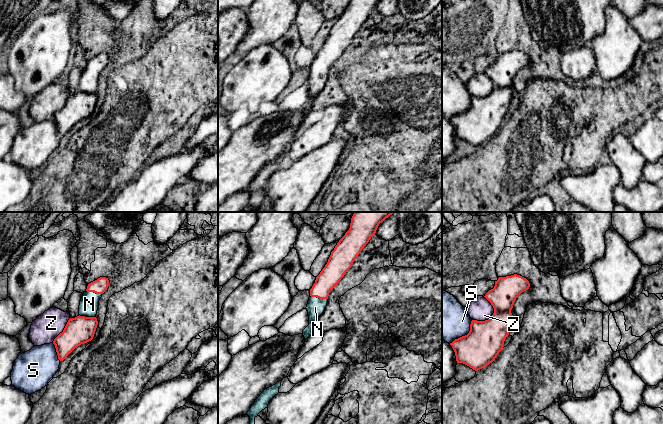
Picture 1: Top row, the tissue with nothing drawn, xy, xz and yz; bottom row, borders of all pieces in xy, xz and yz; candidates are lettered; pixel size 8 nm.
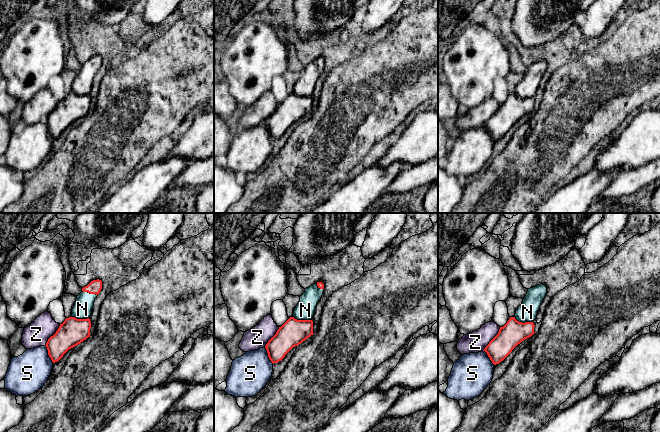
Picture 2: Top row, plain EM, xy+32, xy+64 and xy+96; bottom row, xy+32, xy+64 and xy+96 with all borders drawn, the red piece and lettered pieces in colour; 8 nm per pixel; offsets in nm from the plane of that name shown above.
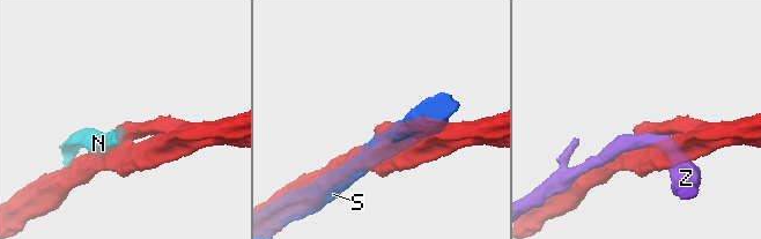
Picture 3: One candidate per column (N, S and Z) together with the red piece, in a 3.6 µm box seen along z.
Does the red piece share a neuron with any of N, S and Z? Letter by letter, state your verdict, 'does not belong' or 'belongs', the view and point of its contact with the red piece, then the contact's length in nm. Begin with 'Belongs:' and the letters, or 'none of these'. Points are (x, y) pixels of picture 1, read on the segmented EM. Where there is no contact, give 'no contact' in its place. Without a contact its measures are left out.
Belongs: N
N: belongs; meets red in xz at (319, 298); contact 150 nm long
S: does not belong; meets red in yz at (465, 335); contact 260 nm long
Z: does not belong; meets red in yz at (492, 315); contact 220 nm long

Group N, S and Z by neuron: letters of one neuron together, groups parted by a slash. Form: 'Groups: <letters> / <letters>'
Groups: N / S / Z

